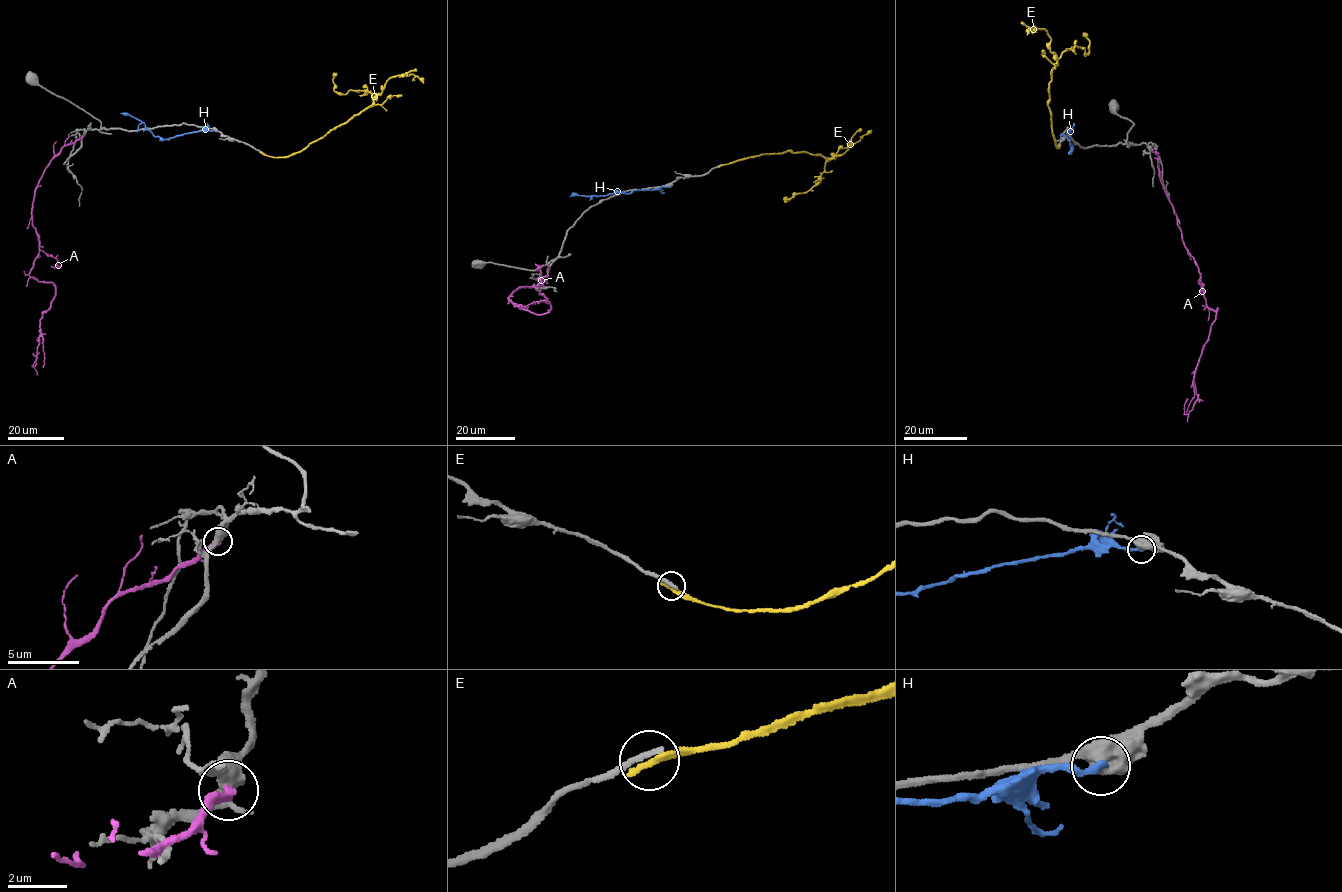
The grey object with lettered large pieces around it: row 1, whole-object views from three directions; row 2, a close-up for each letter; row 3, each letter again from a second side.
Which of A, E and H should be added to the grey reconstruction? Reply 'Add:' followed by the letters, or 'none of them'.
Add: none of them

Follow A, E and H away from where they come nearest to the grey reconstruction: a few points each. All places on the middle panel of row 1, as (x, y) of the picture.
A: (545, 280), (537, 287), (522, 286), (508, 299), (532, 312), (549, 311), (538, 289), (539, 266), (535, 269)
E: (720, 165), (787, 150), (823, 155), (826, 160), (821, 180), (787, 201), (786, 198)
H: (668, 186), (597, 197), (570, 196)

